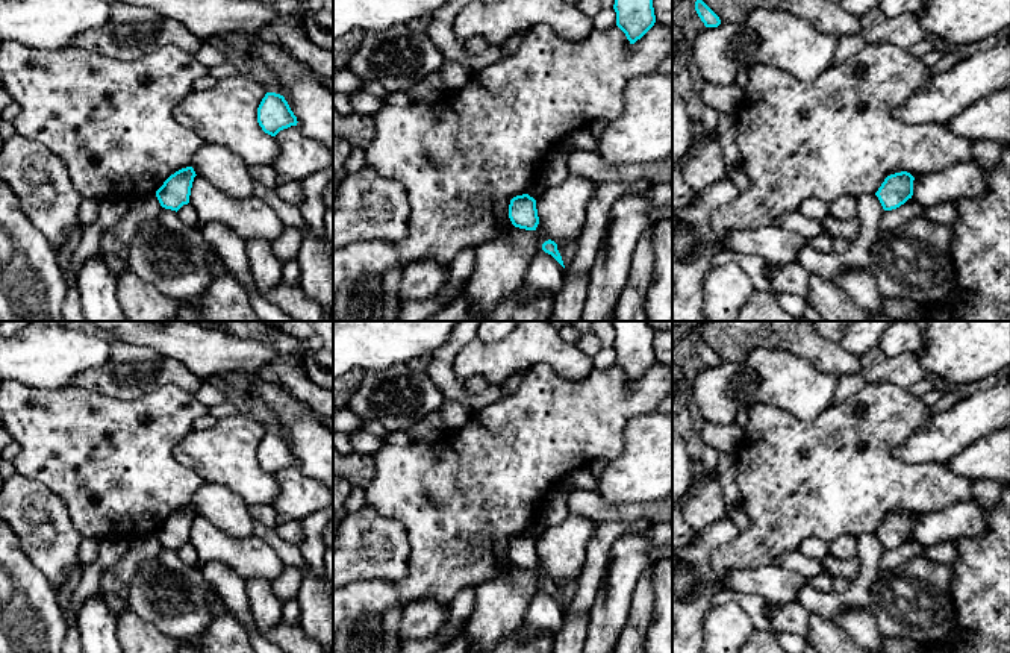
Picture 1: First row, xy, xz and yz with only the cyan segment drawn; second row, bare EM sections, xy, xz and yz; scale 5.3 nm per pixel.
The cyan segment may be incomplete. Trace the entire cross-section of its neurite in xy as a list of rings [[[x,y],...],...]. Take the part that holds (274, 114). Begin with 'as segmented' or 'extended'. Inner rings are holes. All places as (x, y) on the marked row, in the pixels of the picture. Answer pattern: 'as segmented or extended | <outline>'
as segmented | [[[267,92],[257,108],[257,123],[265,133],[276,136],[298,121],[283,95]]]

